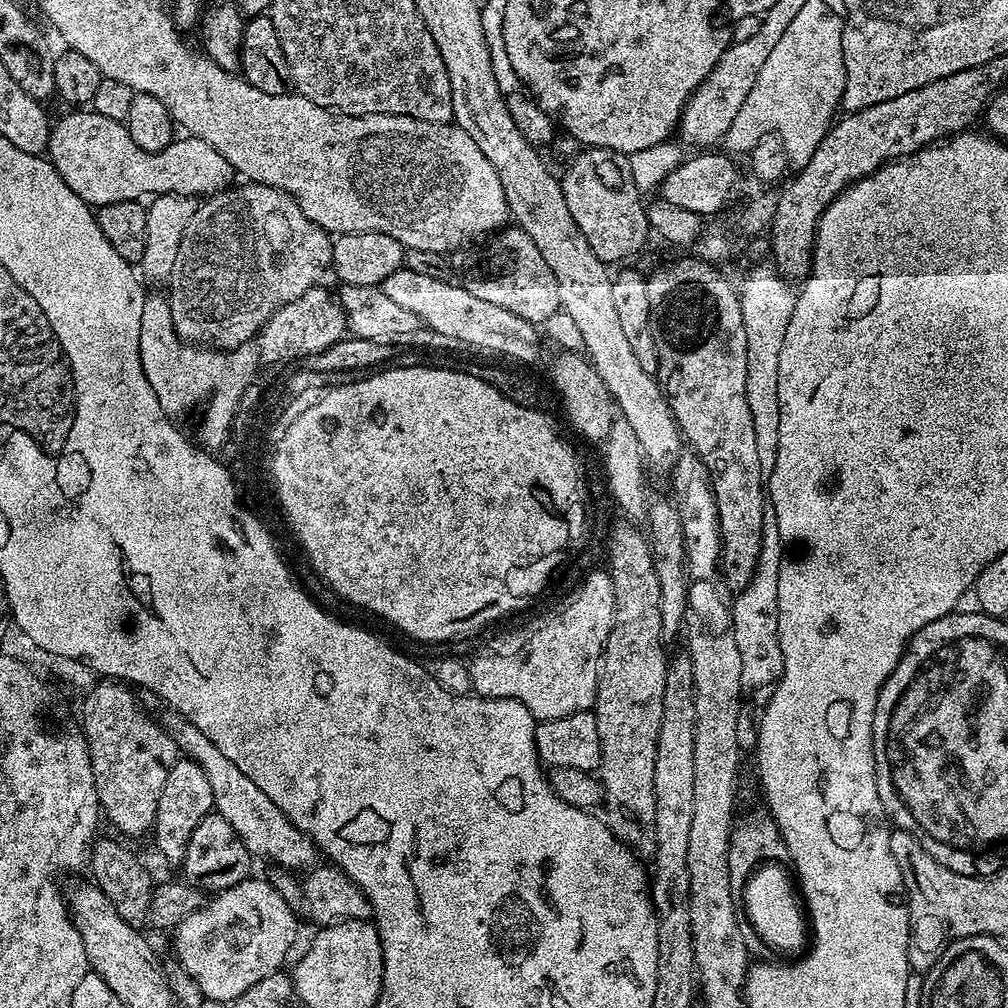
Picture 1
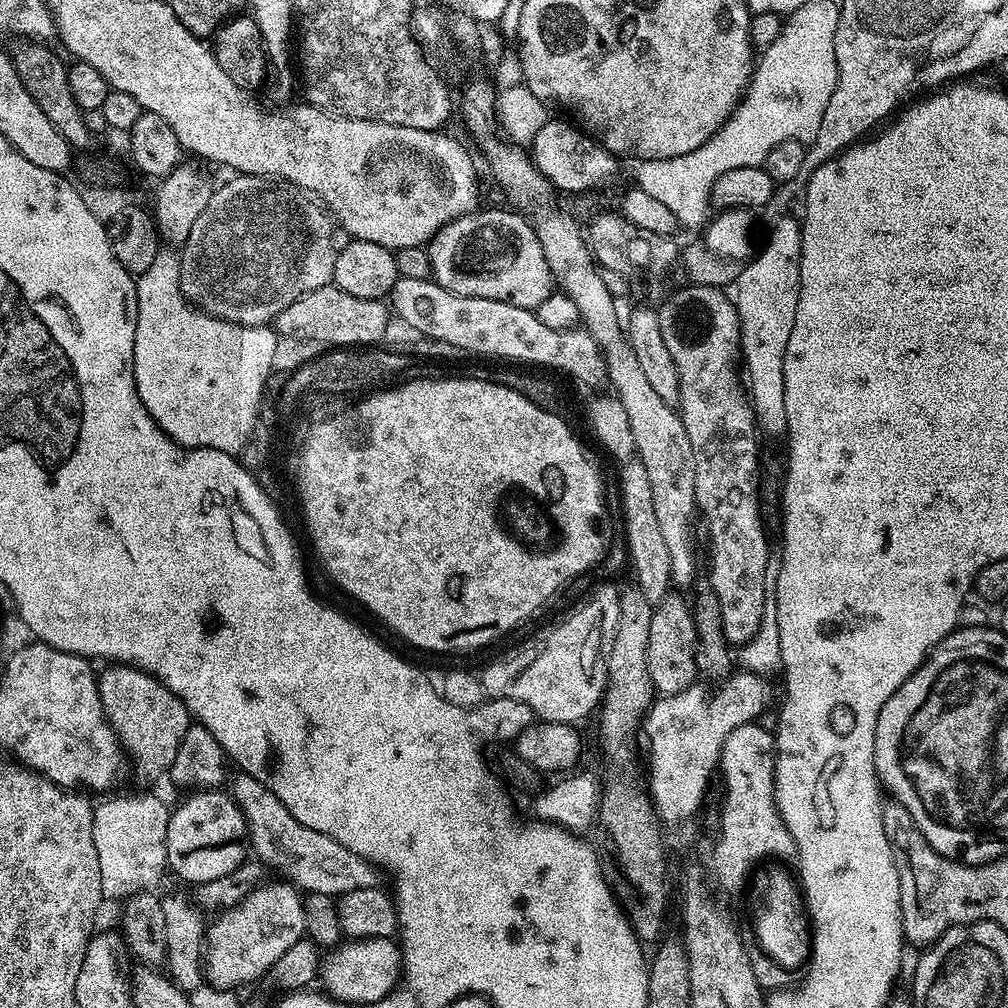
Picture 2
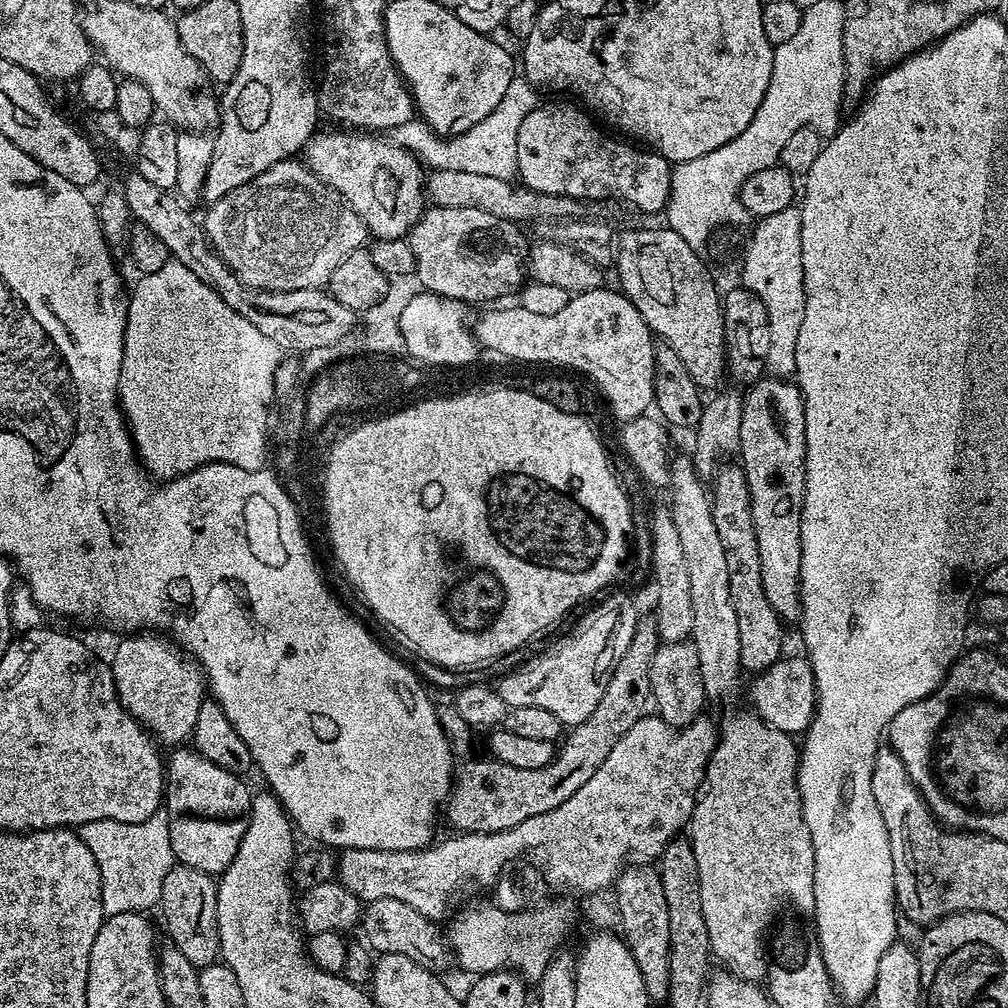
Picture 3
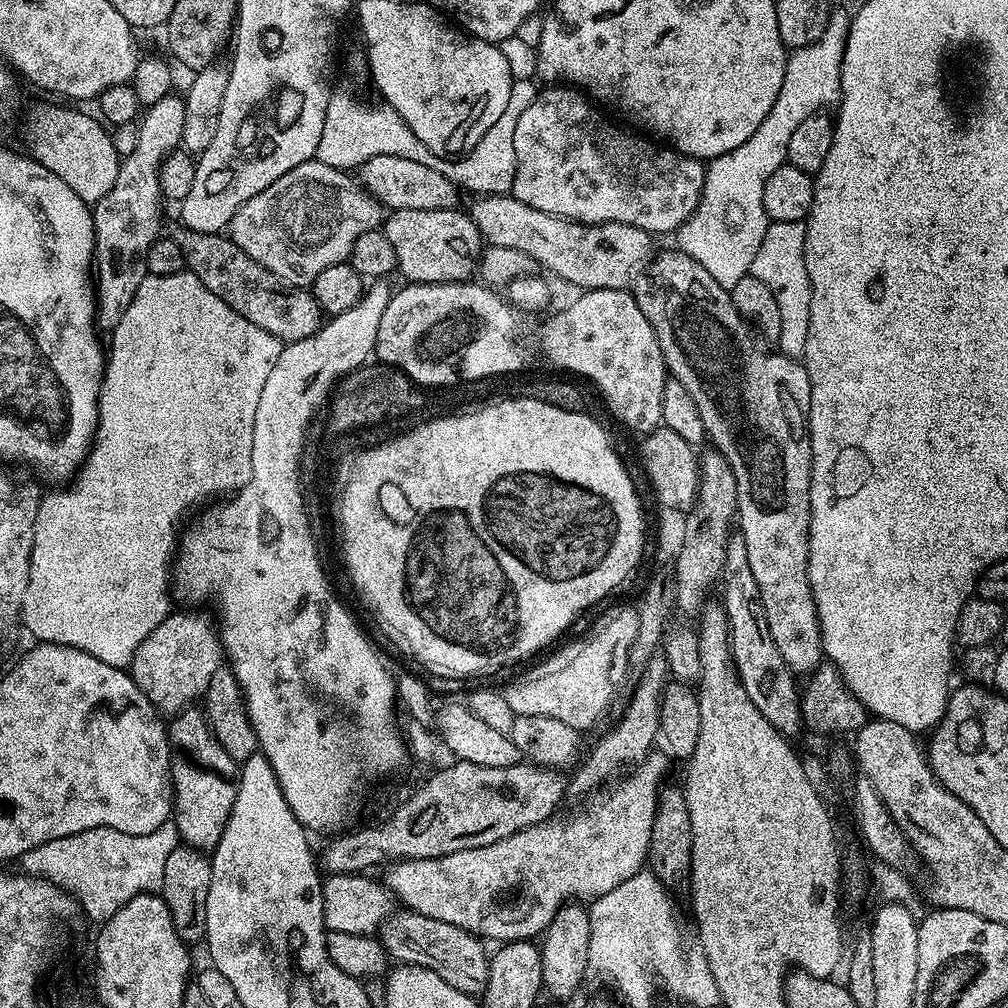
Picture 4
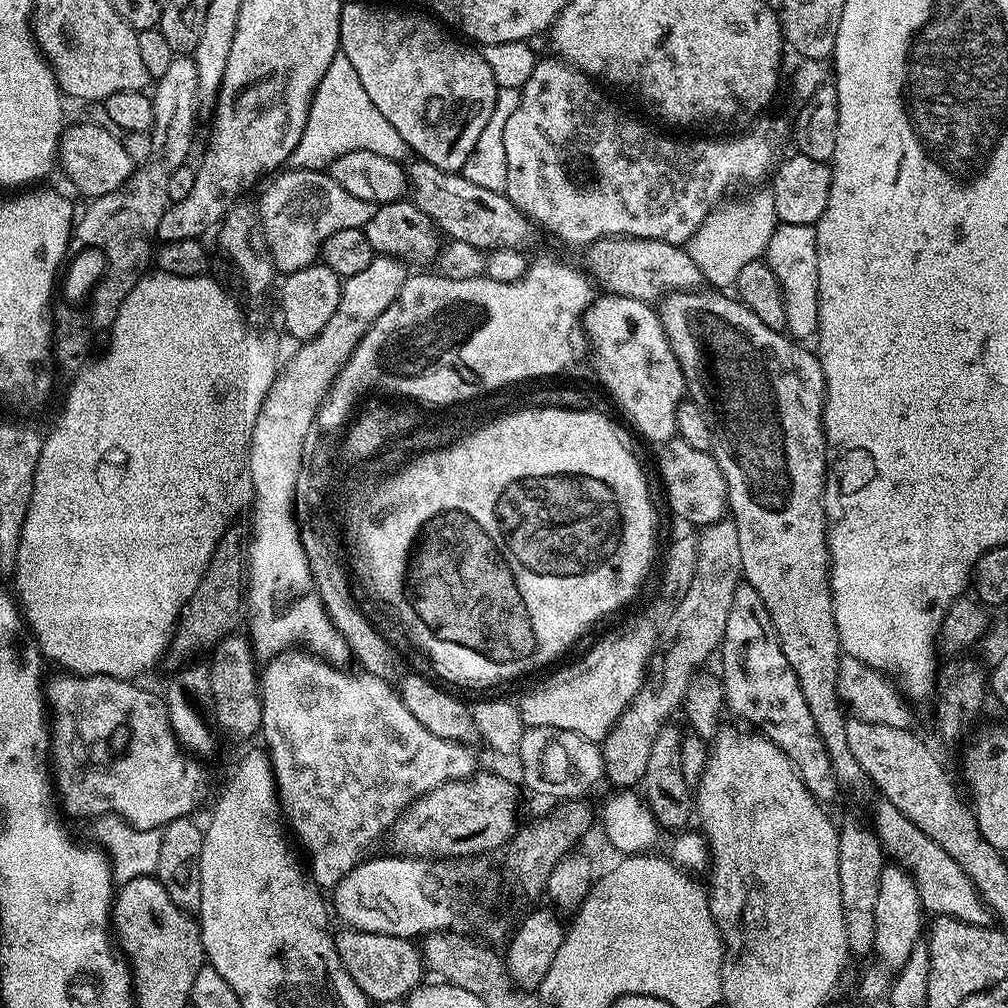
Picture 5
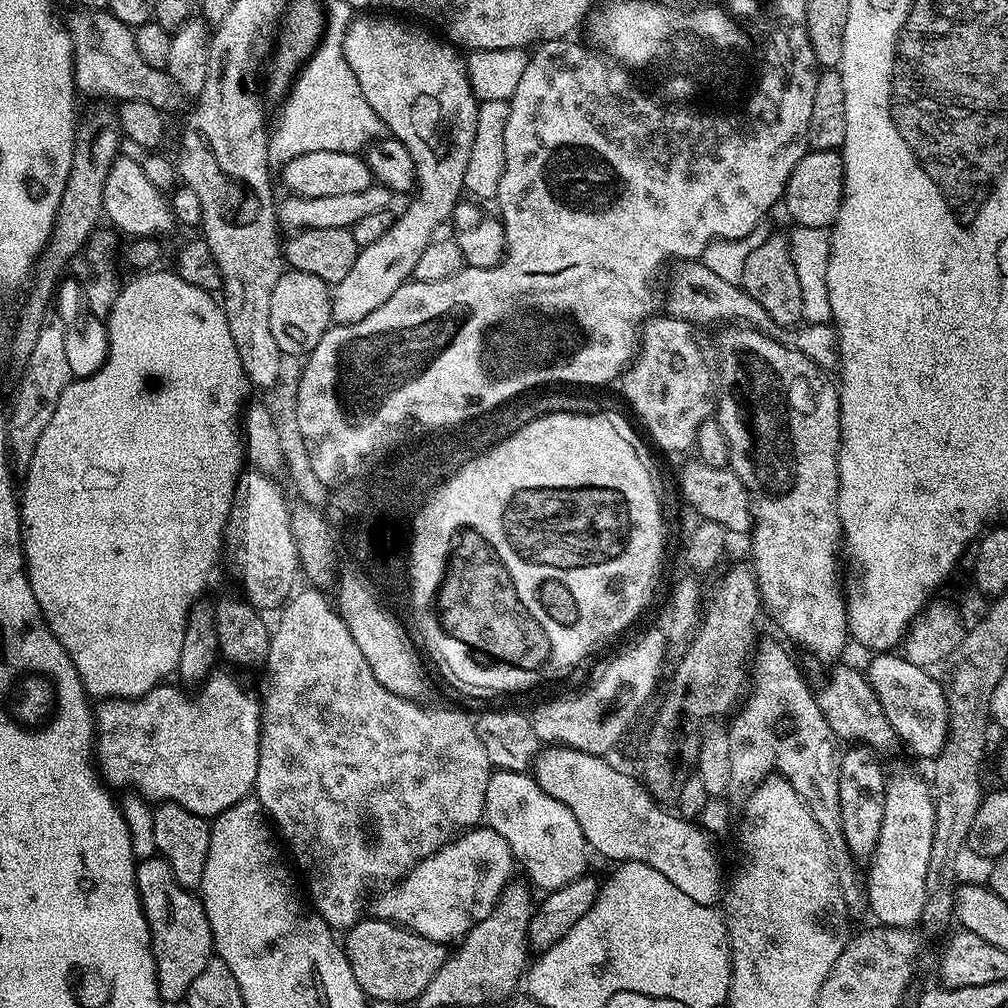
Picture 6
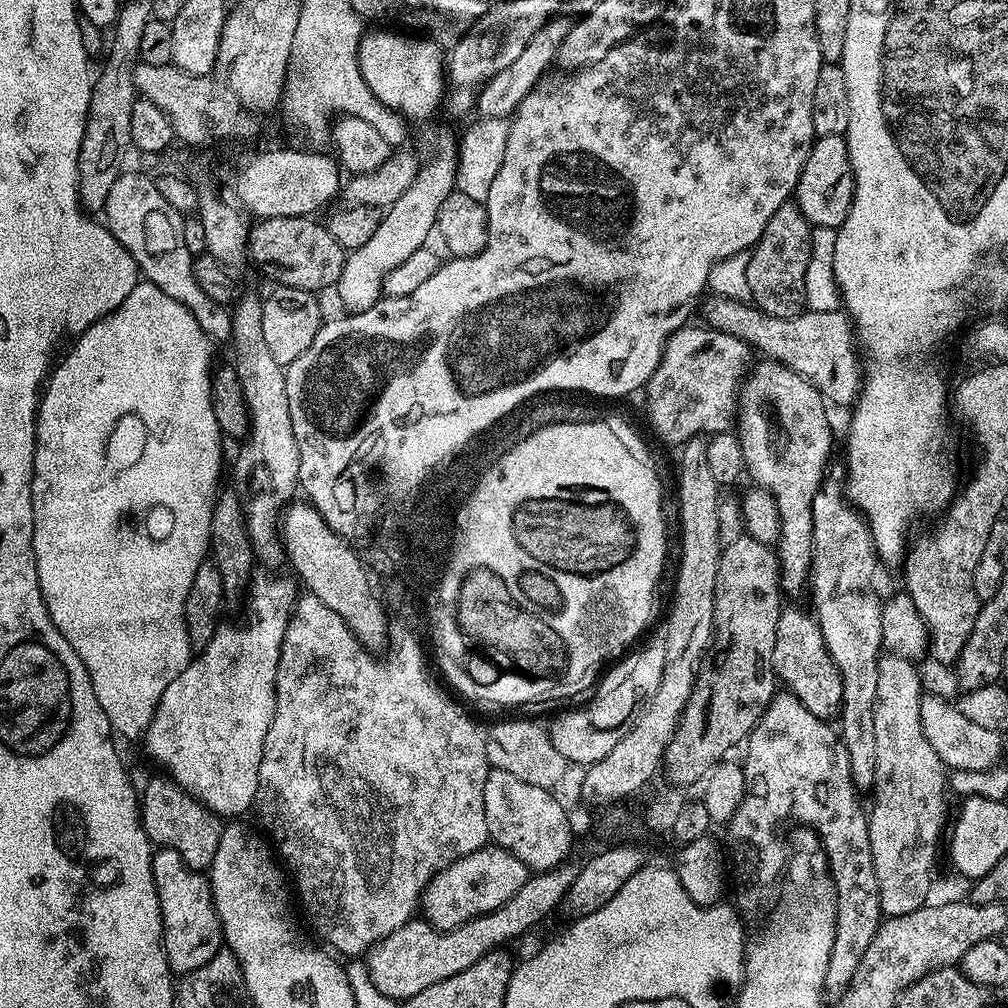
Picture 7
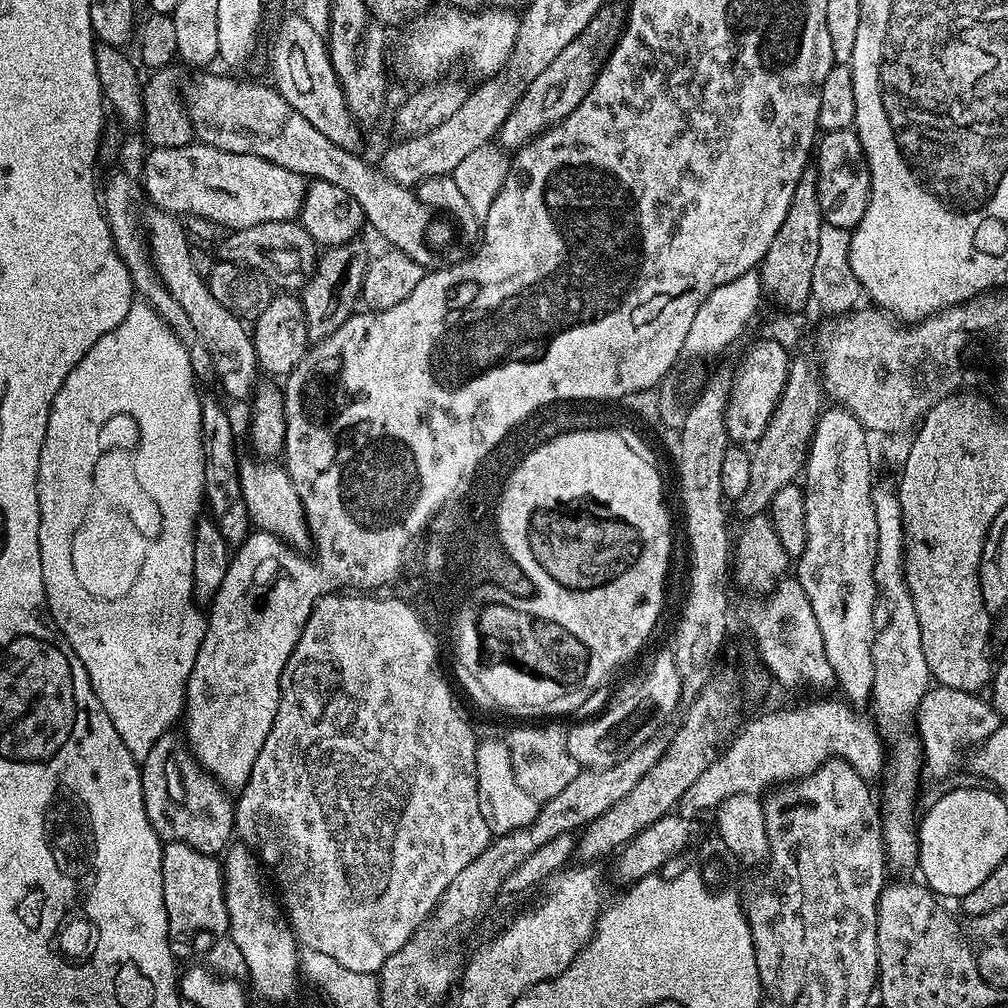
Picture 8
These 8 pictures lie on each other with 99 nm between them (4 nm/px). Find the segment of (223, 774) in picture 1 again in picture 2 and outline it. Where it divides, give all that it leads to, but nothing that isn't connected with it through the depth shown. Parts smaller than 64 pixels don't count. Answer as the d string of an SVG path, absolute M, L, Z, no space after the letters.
M240 774L237 777L230 787L230 795L246 818L250 848L257 861L269 869L284 872L283 879L287 883L308 894L339 898L356 890L381 887L382 872L375 864L354 854L354 850L346 850L342 842L334 842L334 838L318 834L318 830L310 830L310 826L302 826L274 793L253 776Z

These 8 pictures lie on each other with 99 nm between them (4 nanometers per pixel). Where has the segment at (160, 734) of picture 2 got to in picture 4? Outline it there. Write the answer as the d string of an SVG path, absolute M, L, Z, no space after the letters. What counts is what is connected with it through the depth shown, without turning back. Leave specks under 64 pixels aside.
M200 610L194 611L192 614L173 611L168 615L152 631L150 638L138 646L130 665L132 680L161 714L175 714L183 708L193 707L207 692L210 678L214 678L226 660L213 617L211 620Z

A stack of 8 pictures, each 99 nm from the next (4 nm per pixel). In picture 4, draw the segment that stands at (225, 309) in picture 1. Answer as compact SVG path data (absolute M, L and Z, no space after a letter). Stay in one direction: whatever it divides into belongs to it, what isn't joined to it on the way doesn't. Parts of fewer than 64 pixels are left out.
M318 159L308 160L300 166L294 166L261 193L254 194L232 216L230 238L258 266L270 270L277 281L290 282L293 288L307 289L326 270L326 266L345 263L351 254L351 248L366 231L374 231L383 225L386 209L364 191L355 179L352 180L343 168L326 166Z

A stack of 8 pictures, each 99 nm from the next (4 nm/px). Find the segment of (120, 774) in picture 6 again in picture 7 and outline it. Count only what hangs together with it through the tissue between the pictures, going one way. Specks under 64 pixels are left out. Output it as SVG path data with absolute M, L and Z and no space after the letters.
M253 575L246 593L248 609L244 612L244 620L237 624L222 622L216 627L214 638L210 638L186 670L166 686L166 694L162 694L150 726L142 733L149 758L157 760L164 767L161 769L180 787L221 818L243 817L240 815L256 802L262 750L266 746L270 722L274 722L280 647L298 599L297 581L288 576Z

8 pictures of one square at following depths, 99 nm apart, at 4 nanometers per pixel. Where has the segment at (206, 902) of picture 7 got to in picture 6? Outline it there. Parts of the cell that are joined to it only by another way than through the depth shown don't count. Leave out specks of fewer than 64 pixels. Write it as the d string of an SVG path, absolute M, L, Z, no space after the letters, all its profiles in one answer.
M145 856L136 866L136 885L140 905L144 907L148 929L152 935L152 953L156 963L156 981L161 1001L183 1001L190 982L206 970L206 962L214 958L212 931L206 918L203 899L195 891L183 888L174 878L163 856Z

